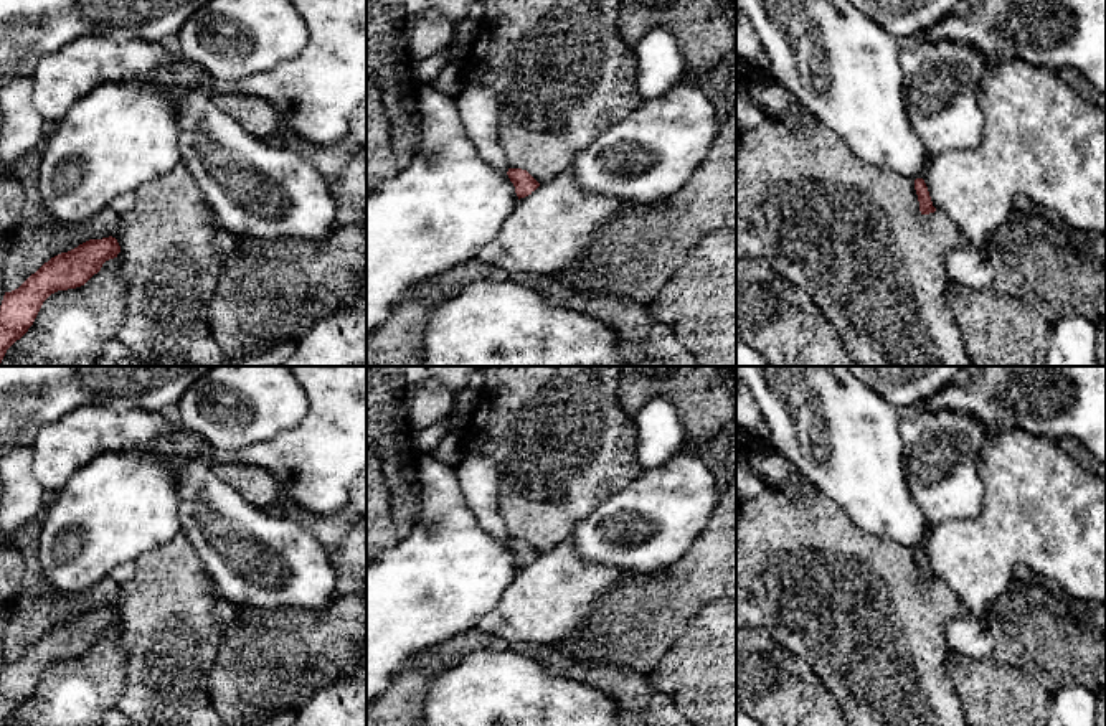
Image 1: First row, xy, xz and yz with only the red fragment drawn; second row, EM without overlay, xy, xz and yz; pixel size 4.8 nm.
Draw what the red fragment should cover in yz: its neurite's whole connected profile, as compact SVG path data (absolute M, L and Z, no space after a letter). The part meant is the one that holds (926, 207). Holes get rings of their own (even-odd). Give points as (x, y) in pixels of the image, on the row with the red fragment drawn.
M764 117L756 127L736 130L736 259L753 257L766 261L771 269L789 284L811 295L819 312L832 323L858 366L971 366L956 317L946 302L948 254L969 249L972 244L962 231L933 206L923 178L900 175L878 168L852 152L830 129L814 120L809 127L791 129L774 117Z

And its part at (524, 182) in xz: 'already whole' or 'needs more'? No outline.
needs more

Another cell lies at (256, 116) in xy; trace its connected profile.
M223 92L210 97L221 112L233 117L248 134L261 140L279 135L284 127L279 111L259 96Z

